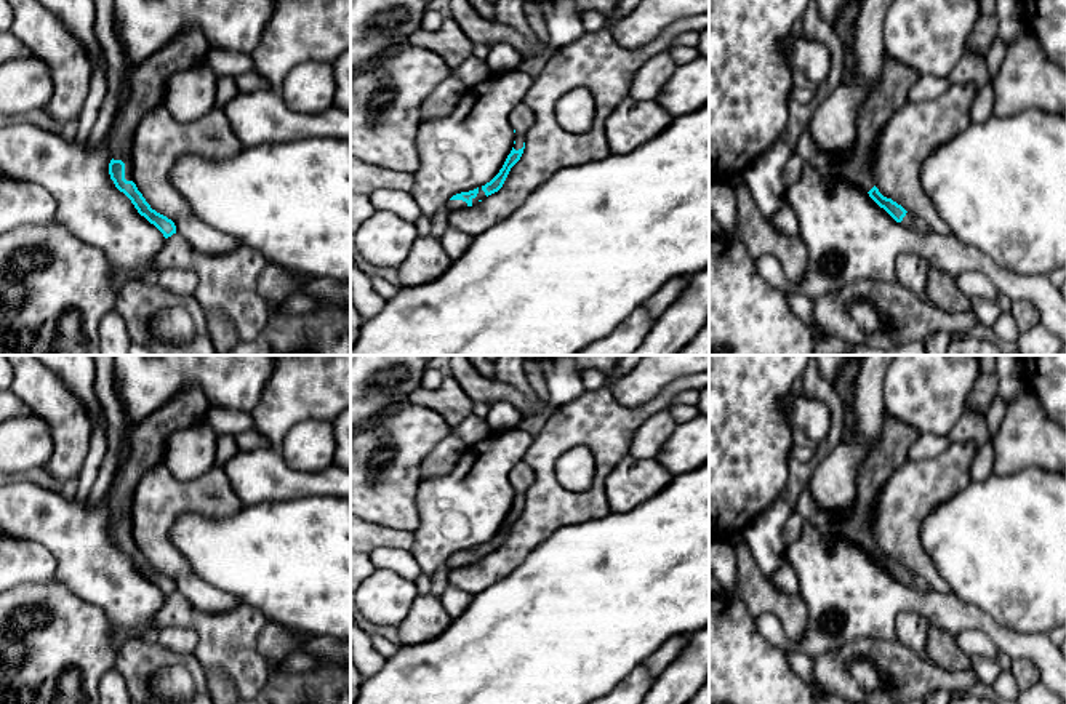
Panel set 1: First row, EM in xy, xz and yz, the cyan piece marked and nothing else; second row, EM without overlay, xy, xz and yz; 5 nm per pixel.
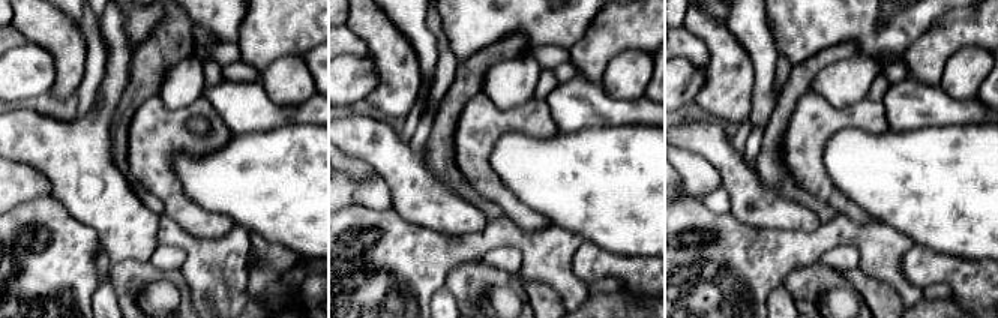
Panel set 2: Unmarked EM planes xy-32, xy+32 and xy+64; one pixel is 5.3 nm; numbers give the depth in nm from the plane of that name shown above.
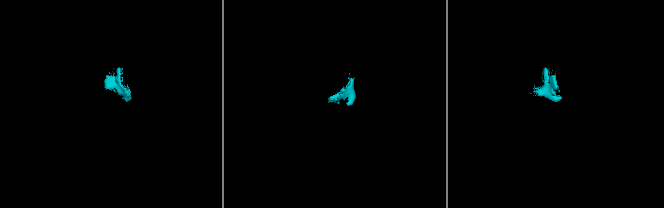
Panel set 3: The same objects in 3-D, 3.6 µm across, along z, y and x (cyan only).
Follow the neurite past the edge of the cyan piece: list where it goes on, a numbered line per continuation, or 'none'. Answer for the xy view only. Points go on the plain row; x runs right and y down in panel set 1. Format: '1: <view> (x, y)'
1: xy (149, 437)

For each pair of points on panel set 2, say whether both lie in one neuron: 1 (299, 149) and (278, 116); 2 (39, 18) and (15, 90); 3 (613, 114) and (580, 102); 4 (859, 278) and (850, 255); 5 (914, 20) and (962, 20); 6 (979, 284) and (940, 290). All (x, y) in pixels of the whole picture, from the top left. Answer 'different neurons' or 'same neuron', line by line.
1: different neurons
2: different neurons
3: same neuron
4: different neurons
5: different neurons
6: different neurons

